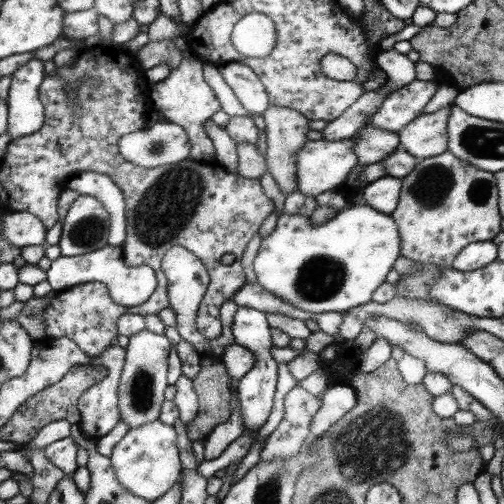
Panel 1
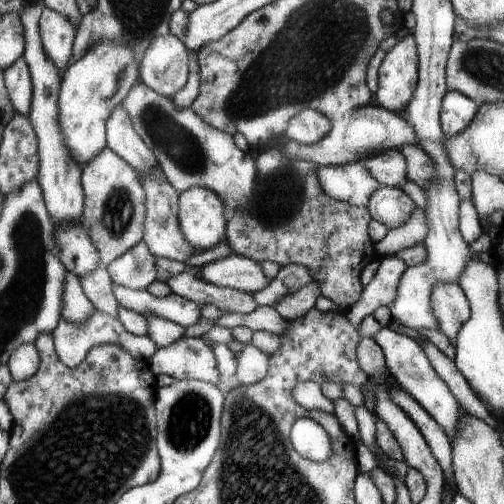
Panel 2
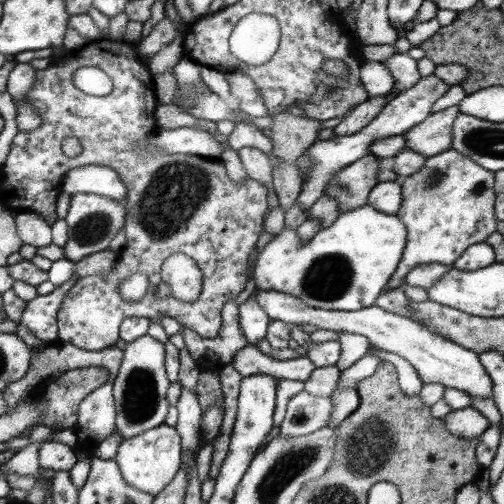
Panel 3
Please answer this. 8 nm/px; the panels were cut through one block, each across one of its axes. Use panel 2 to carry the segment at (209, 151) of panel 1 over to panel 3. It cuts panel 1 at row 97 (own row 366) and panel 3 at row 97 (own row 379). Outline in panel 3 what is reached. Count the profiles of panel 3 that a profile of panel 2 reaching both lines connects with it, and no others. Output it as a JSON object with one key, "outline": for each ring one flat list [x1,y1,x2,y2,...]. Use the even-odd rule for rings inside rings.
{"outline":[[181,58,169,72,173,72,177,80,175,90,175,106,181,108,181,112,187,112,189,116,197,120,231,120,231,124,241,122,235,118,235,114,225,106,223,98,213,94,201,80,201,64,195,64,189,58]]}

